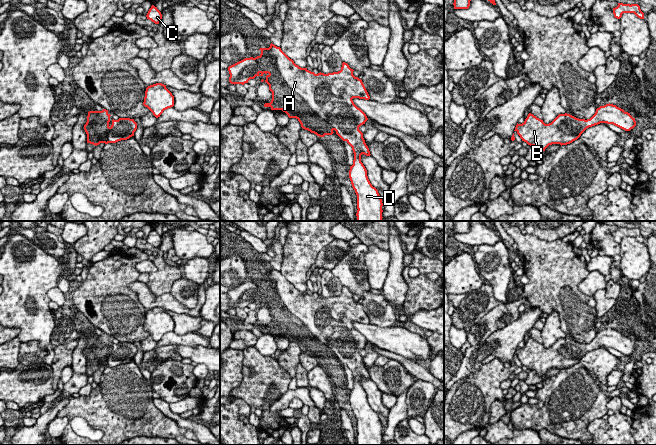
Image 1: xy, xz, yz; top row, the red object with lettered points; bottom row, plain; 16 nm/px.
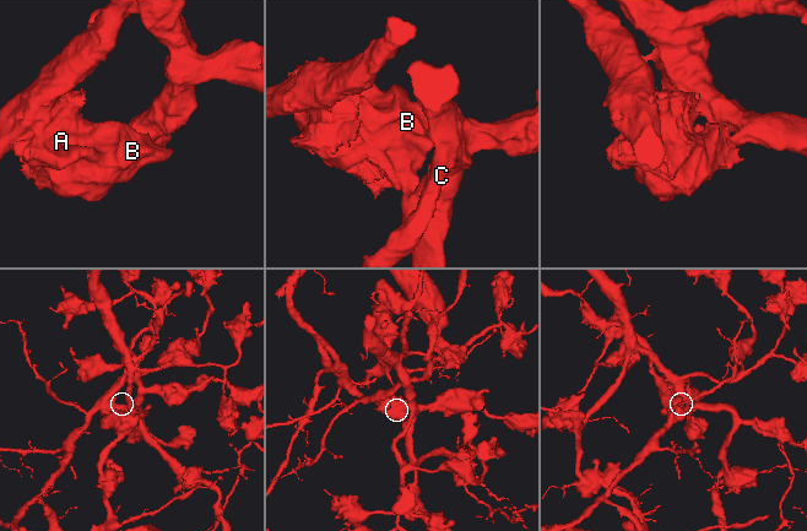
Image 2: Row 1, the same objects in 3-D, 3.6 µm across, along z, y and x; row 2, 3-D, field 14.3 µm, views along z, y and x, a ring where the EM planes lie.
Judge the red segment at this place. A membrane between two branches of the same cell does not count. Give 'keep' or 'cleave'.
cleave

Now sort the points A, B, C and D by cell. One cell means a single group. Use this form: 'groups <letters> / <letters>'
groups A B / C D

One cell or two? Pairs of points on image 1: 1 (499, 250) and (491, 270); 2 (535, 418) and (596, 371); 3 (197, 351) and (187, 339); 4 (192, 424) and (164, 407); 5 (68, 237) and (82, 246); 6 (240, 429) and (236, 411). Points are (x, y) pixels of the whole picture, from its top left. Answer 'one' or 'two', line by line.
1: one
2: one
3: two
4: one
5: two
6: one

